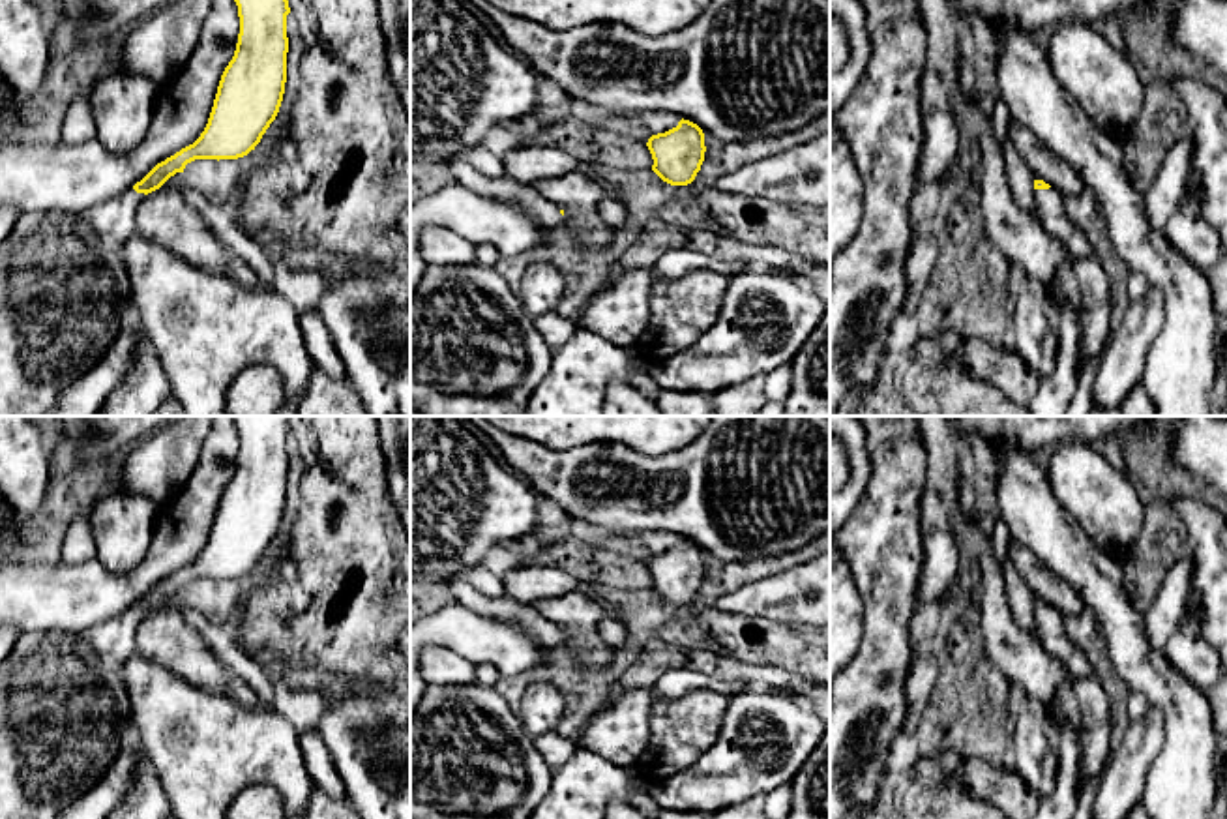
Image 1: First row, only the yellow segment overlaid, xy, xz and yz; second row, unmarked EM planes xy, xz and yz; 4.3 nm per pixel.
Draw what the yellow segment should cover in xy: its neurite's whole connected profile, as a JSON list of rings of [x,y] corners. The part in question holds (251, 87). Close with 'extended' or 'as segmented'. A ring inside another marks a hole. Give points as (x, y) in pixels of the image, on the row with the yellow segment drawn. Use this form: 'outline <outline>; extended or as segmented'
outline [[[234,0],[240,34],[200,137],[157,163],[140,182],[84,216],[101,242],[120,253],[137,232],[140,201],[195,159],[238,159],[260,142],[275,120],[287,82],[288,0]]]; extended

